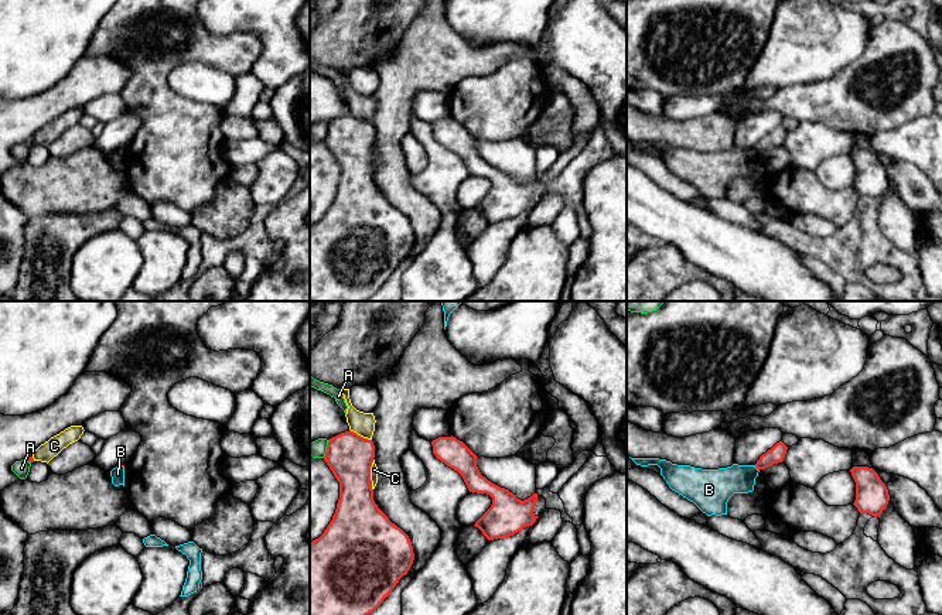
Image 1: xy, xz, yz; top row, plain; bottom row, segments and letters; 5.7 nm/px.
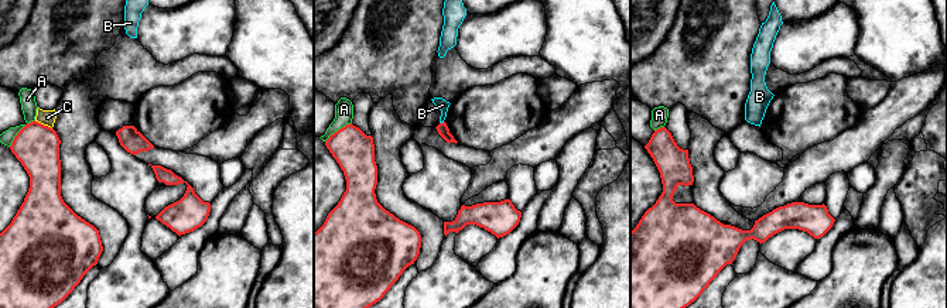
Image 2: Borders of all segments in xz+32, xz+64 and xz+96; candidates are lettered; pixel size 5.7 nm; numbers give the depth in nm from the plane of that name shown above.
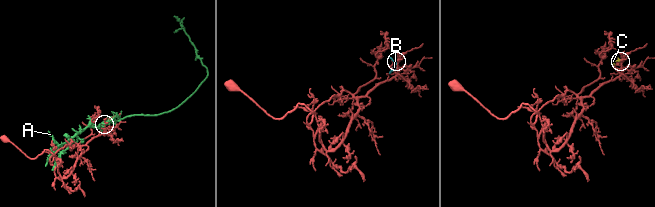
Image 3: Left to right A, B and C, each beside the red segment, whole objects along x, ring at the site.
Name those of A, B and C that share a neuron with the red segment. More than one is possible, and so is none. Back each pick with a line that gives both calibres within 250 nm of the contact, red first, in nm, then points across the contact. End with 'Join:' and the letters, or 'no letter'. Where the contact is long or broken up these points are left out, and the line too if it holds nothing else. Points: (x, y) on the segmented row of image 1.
Join: no letter

